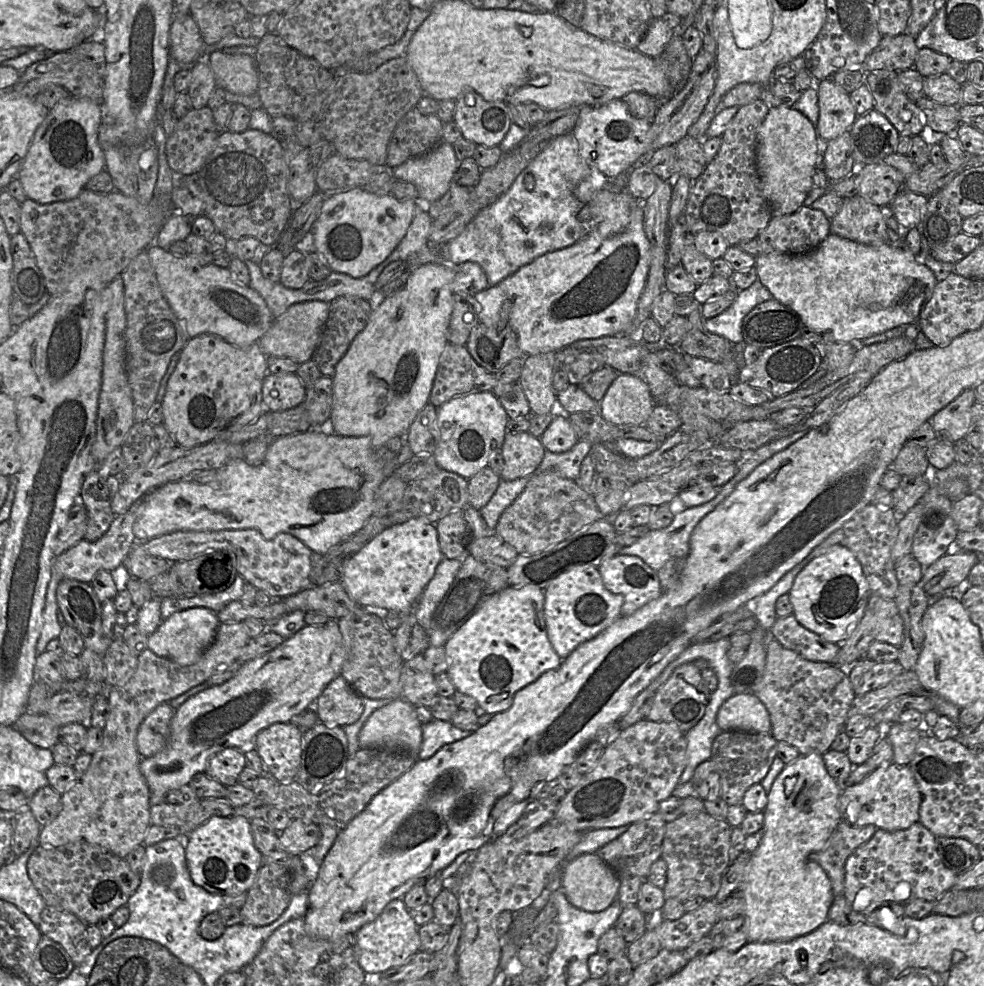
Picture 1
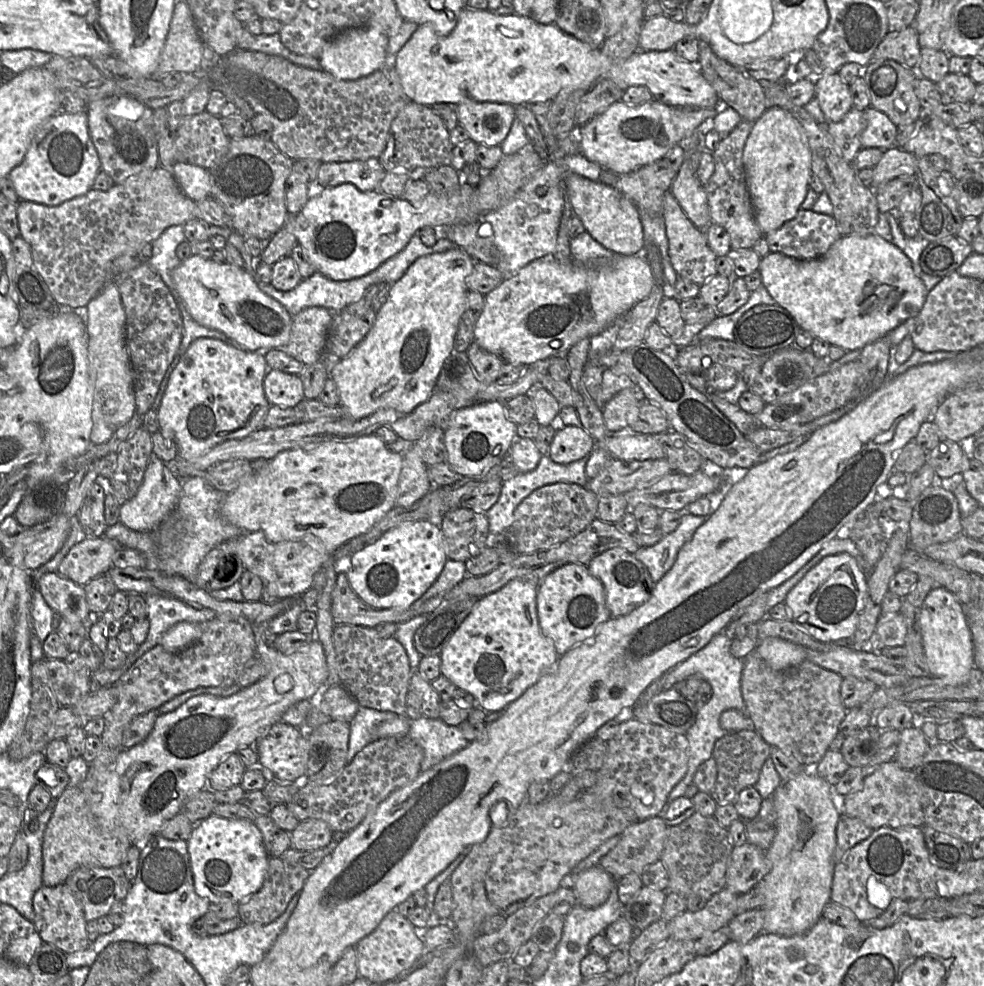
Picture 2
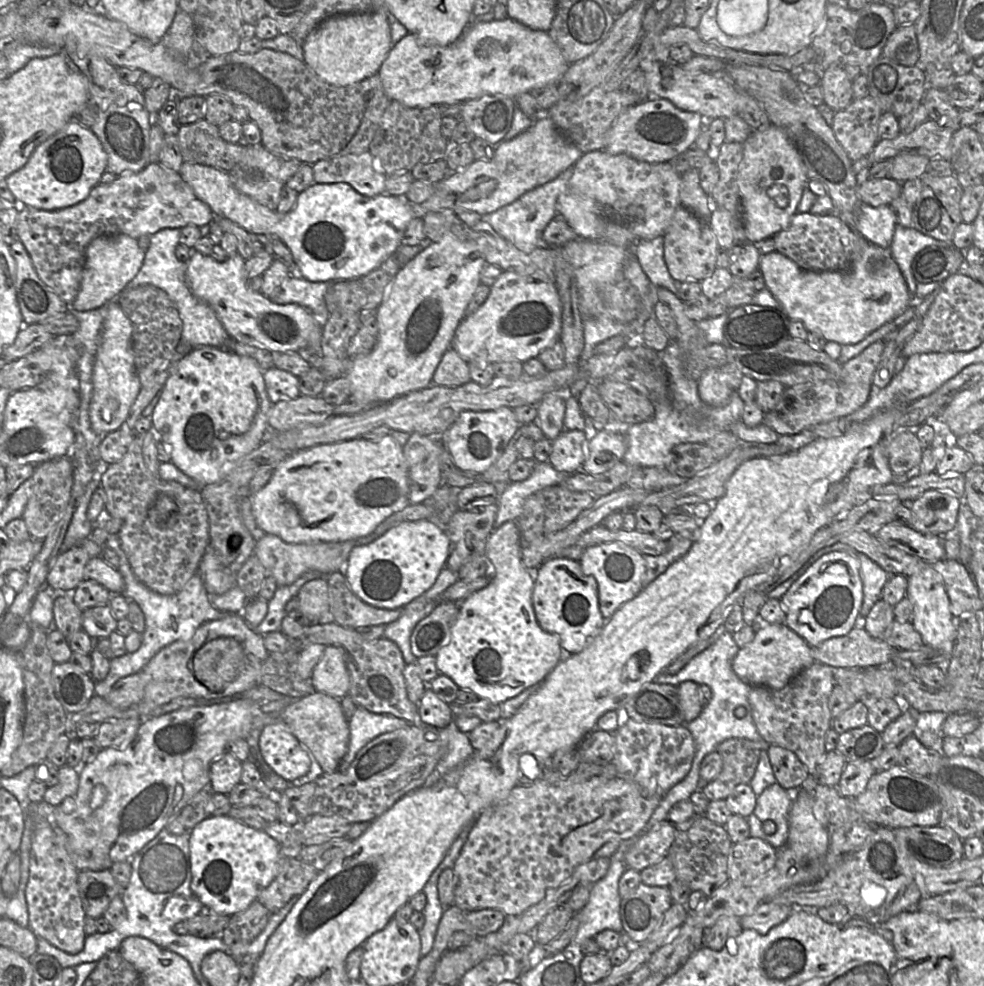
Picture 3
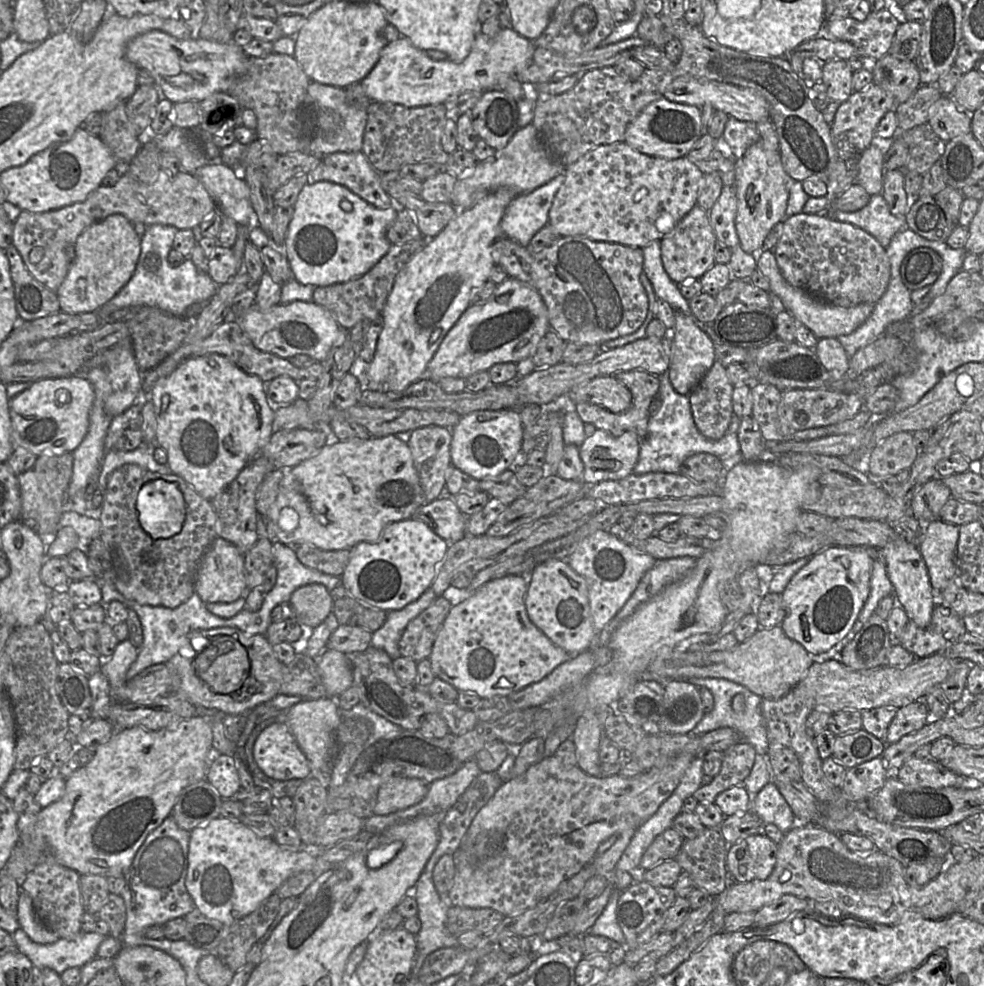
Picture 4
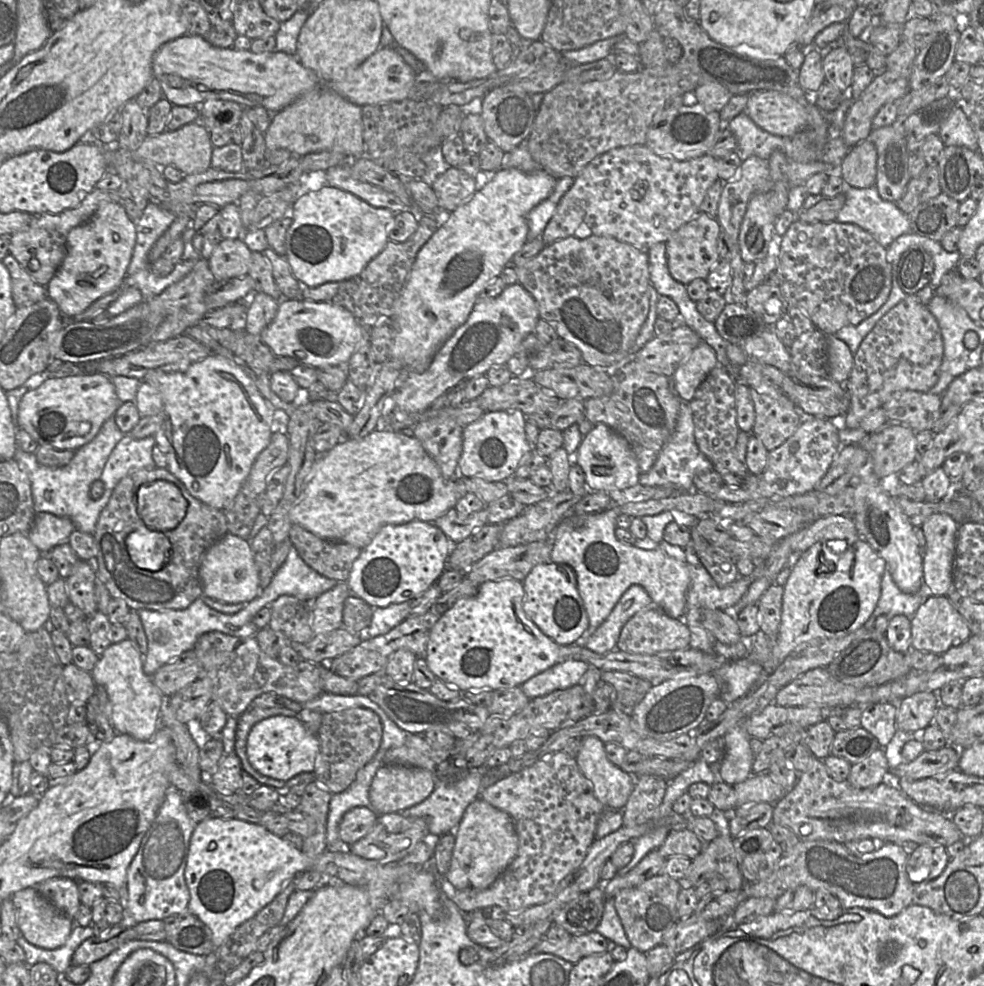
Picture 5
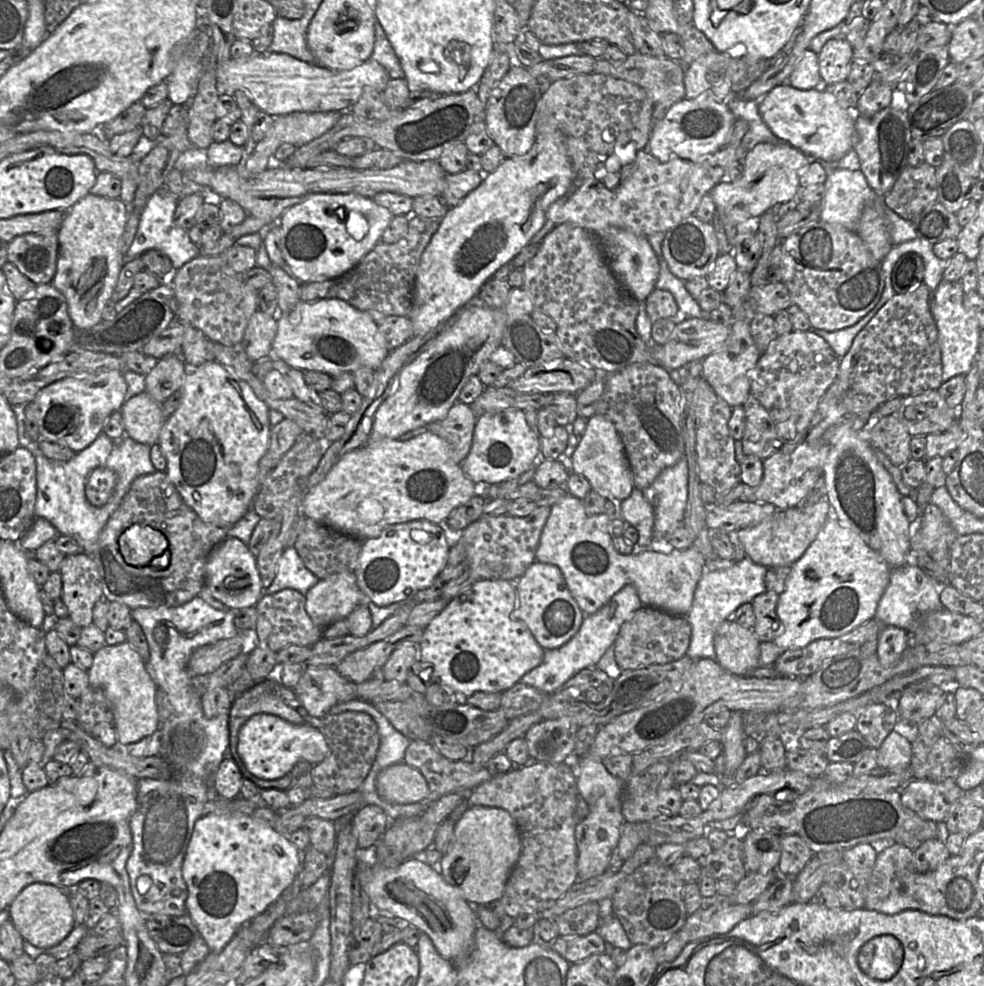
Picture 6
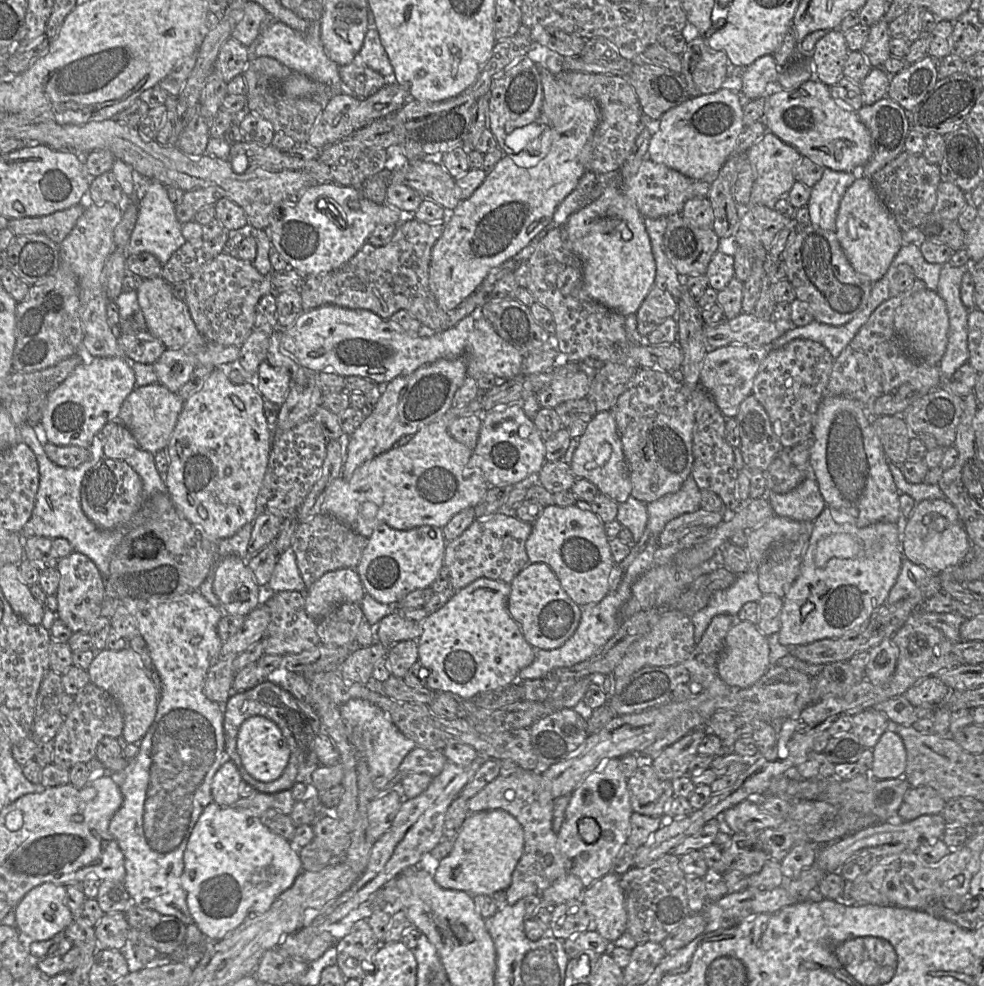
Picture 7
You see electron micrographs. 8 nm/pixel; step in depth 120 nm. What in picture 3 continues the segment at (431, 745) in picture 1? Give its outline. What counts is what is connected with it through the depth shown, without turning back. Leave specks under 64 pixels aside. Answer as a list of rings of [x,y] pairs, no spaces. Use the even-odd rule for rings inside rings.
[[[454,721],[439,729],[424,723],[419,728],[437,733],[445,746],[445,753],[427,777],[423,785],[425,787],[434,784],[441,776],[466,761],[474,753],[467,734],[460,731]]]

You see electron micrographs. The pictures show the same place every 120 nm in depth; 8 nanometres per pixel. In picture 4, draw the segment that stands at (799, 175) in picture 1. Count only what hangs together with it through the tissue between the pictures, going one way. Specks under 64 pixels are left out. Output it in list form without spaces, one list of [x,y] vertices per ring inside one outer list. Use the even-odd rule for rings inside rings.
[[[760,140],[752,144],[736,161],[735,188],[738,207],[735,224],[740,246],[745,252],[758,254],[771,229],[785,219],[790,181],[794,180],[783,167],[780,152],[765,150]]]

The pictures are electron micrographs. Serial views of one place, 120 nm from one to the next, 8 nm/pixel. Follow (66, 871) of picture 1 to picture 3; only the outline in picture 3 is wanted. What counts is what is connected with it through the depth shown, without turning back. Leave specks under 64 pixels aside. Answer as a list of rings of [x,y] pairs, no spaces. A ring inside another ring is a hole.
[[[109,869],[79,871],[77,883],[84,912],[94,919],[103,917],[112,899],[123,890]]]

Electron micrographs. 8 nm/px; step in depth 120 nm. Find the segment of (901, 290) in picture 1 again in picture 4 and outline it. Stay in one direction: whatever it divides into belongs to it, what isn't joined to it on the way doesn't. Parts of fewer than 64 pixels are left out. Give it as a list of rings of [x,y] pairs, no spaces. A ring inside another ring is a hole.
[[[762,249],[757,254],[757,269],[764,274],[770,283],[770,291],[775,293],[782,301],[785,309],[793,315],[796,320],[807,326],[818,339],[827,337],[838,337],[852,333],[863,324],[872,313],[874,303],[860,303],[852,307],[842,307],[817,299],[810,293],[789,284],[783,277],[777,264],[773,250]]]

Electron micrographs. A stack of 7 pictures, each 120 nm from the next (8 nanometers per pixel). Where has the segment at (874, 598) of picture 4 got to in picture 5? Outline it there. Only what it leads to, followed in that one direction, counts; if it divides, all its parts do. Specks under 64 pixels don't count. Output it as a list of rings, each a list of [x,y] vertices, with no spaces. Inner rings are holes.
[[[886,569],[882,576],[878,603],[863,627],[866,630],[872,630],[875,619],[880,615],[885,615],[888,619],[895,615],[904,615],[911,619],[929,596],[930,594],[924,584],[915,593],[903,592],[895,584],[890,571]]]

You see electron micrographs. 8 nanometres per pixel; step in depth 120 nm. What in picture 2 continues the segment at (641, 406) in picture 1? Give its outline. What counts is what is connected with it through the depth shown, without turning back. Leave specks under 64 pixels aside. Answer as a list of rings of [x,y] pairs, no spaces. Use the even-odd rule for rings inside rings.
[[[629,387],[615,394],[602,407],[603,420],[608,432],[619,432],[630,430],[629,426],[638,417],[638,403],[644,397],[642,391],[637,387]]]

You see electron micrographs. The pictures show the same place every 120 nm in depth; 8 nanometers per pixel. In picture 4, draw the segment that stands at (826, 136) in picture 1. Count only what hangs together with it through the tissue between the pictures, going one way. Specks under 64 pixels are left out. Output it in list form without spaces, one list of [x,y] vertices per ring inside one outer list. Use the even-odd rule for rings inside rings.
[[[834,59],[823,63],[821,81],[831,101],[842,104],[851,96],[853,73],[848,60]]]

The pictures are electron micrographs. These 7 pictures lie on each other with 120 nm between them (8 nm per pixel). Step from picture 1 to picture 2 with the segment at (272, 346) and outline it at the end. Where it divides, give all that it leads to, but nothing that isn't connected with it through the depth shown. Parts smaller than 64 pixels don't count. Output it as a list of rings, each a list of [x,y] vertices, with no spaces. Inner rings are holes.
[[[308,307],[292,316],[289,342],[277,349],[306,365],[316,363],[324,348],[333,313]]]

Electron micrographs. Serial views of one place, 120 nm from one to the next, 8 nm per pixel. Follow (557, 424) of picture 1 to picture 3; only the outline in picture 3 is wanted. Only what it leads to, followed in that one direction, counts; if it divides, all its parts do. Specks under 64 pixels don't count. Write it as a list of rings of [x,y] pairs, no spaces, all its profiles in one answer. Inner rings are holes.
[[[564,430],[552,441],[549,463],[559,472],[572,474],[584,464],[586,445],[590,433],[581,430]]]

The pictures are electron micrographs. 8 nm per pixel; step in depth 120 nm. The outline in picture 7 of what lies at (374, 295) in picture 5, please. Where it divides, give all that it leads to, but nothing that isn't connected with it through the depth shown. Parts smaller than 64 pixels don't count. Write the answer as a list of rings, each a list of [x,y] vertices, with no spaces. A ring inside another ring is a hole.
[[[404,216],[386,245],[375,247],[367,242],[340,268],[306,277],[299,289],[303,311],[333,304],[348,309],[367,309],[388,320],[403,309],[421,323],[424,332],[450,328],[448,312],[438,305],[429,285],[432,248],[444,228],[445,221],[424,223],[414,216]]]

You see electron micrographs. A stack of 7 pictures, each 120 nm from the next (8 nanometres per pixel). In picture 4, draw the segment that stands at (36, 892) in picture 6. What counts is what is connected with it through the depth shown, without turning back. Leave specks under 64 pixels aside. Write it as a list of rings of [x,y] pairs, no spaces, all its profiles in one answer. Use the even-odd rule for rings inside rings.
[[[24,891],[19,893],[16,917],[19,928],[24,930],[33,942],[51,944],[58,941],[58,935],[40,921],[34,910],[31,897]]]

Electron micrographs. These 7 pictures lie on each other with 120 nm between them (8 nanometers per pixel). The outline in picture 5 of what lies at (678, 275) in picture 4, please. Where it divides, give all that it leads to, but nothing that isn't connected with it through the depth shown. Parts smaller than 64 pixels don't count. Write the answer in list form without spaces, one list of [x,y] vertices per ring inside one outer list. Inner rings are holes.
[[[699,211],[689,222],[676,230],[665,242],[667,266],[671,276],[687,285],[695,279],[706,279],[711,269],[720,260],[717,238],[721,227],[716,217]]]

